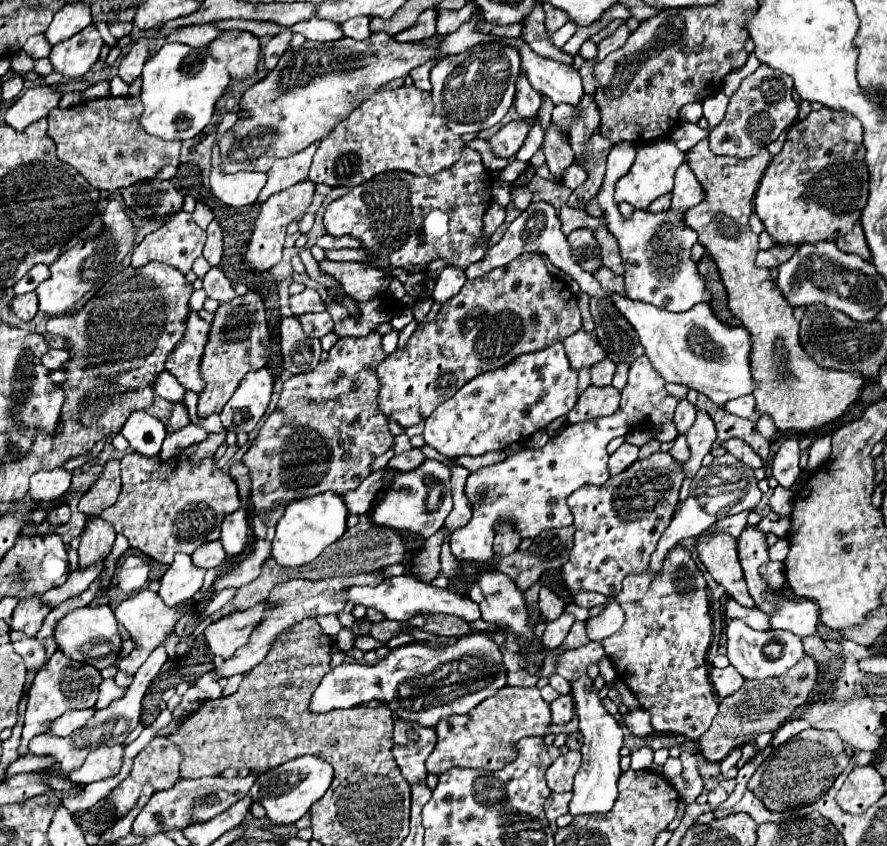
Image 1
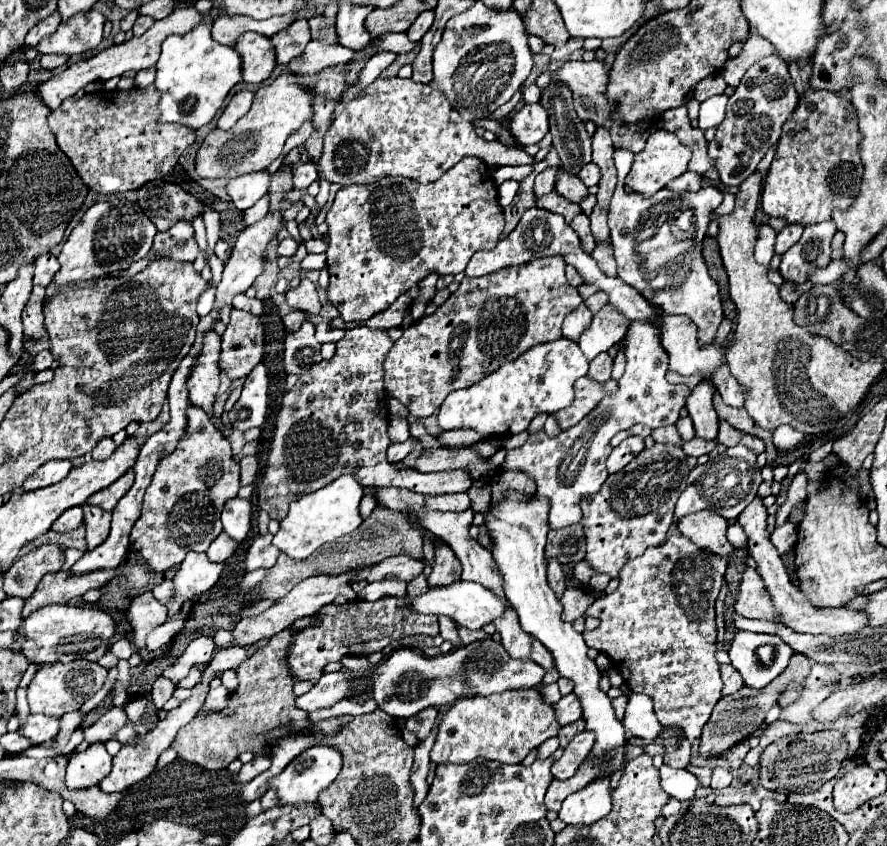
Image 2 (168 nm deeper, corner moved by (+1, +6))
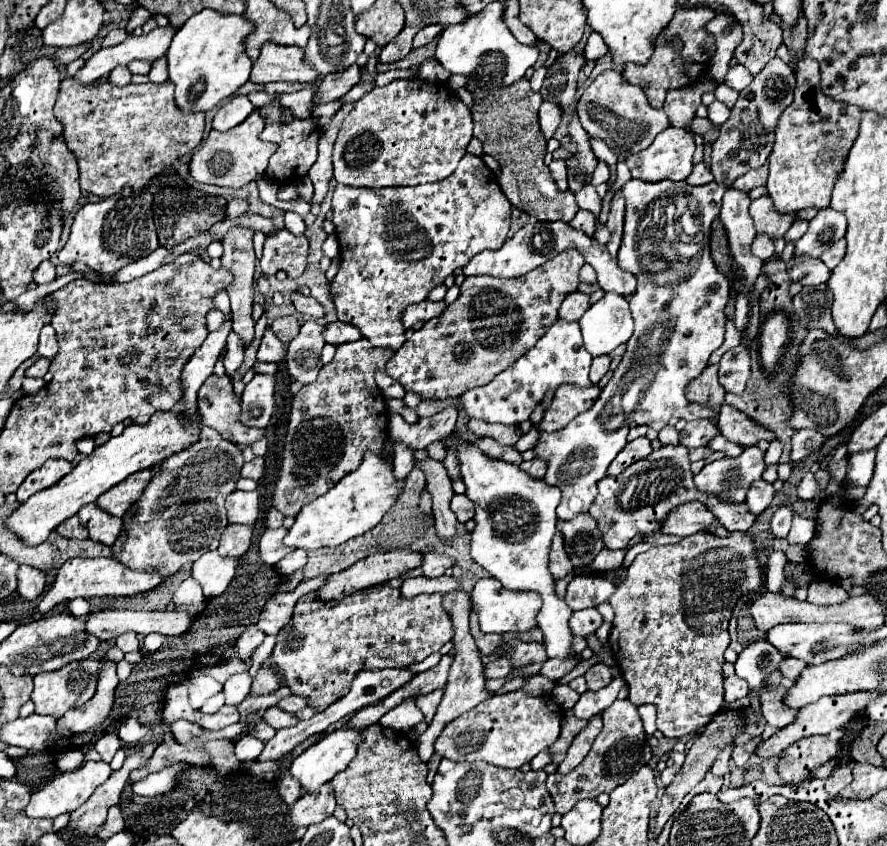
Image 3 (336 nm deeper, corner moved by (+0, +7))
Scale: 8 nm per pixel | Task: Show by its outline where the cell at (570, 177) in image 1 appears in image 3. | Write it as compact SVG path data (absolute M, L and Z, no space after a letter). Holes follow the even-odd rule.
M597 162L591 184L597 186L597 184L603 184L603 182L607 182L607 180L609 180L609 168L607 168L607 164L605 164L605 162Z

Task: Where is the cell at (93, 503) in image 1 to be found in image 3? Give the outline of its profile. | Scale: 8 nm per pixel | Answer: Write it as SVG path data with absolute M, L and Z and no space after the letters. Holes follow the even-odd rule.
M141 470L137 474L131 474L129 478L125 478L123 482L119 482L117 486L113 486L111 490L107 490L105 494L101 494L97 498L99 508L121 518L121 514L125 514L125 510L143 494L149 480L151 480L149 470Z

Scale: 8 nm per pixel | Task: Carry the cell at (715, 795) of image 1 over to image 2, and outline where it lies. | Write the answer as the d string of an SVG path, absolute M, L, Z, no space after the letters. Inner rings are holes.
M716 767L716 769L712 771L712 783L710 783L710 787L712 787L714 791L724 789L724 787L728 787L730 783L732 783L732 773L730 773L728 769Z

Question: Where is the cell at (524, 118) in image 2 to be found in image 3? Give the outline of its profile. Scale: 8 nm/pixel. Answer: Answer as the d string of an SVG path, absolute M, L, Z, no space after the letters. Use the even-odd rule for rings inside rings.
M543 102L539 108L539 128L541 128L541 134L545 140L553 138L559 122L561 122L559 106L553 102Z

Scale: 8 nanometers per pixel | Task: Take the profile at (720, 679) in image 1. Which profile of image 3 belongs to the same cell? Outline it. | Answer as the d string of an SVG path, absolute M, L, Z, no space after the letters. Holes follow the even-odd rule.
M729 662L723 664L723 676L725 676L725 702L727 704L747 696L747 692L749 692L747 682L737 678L737 674L733 670L733 664L729 664Z

